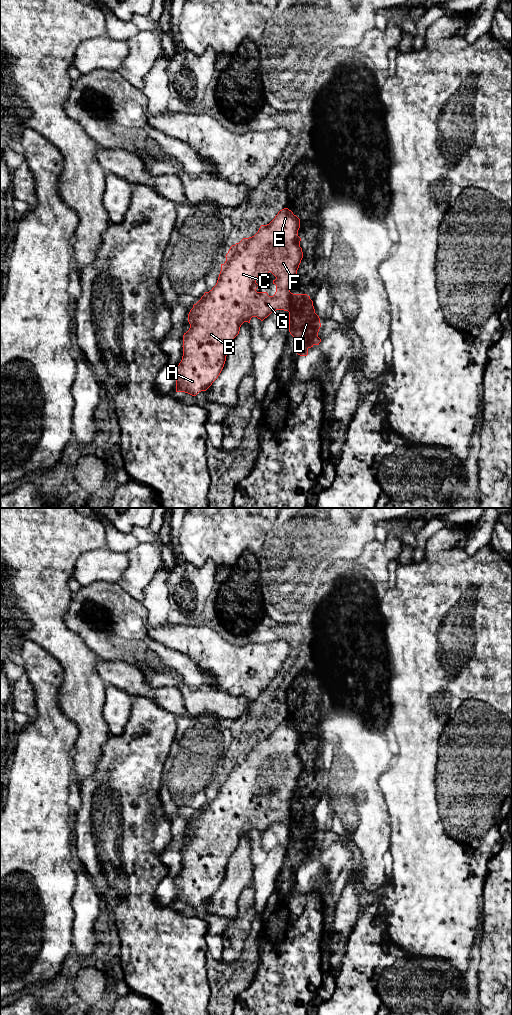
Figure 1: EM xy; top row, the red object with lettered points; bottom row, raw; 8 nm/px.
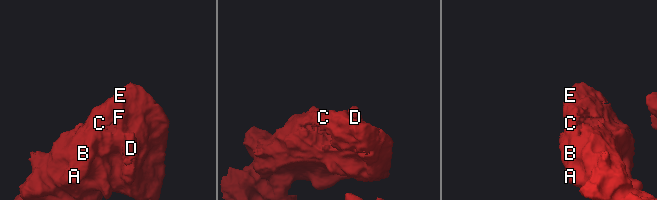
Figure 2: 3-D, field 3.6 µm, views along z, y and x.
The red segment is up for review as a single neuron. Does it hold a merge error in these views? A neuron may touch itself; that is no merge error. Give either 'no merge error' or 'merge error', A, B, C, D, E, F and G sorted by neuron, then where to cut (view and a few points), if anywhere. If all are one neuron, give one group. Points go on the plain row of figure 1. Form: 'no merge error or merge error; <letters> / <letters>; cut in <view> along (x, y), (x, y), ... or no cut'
merge error; A B C E F G / D; cut in xy along (290, 804), (288, 823)

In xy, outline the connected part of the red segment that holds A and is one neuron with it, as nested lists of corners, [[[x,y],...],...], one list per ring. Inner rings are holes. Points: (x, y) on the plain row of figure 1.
[[[288,720],[278,724],[275,730],[267,737],[261,737],[258,744],[249,750],[243,750],[239,755],[232,757],[226,766],[226,773],[221,776],[221,783],[216,797],[205,804],[201,811],[193,817],[188,826],[189,842],[183,847],[183,868],[176,878],[176,904],[185,904],[196,908],[201,903],[206,903],[220,887],[230,856],[239,846],[240,839],[244,834],[250,835],[252,829],[261,833],[267,830],[273,823],[289,823],[290,800],[296,793],[296,786],[303,770],[300,759],[301,750],[298,748],[300,731]],[[271,784],[276,791],[276,804],[269,808],[267,804],[257,804],[259,796],[256,795],[258,788],[267,788]]]

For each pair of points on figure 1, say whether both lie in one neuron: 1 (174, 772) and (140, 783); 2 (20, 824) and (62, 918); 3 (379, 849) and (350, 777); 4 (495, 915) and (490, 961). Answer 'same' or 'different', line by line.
1: different
2: same
3: same
4: same

